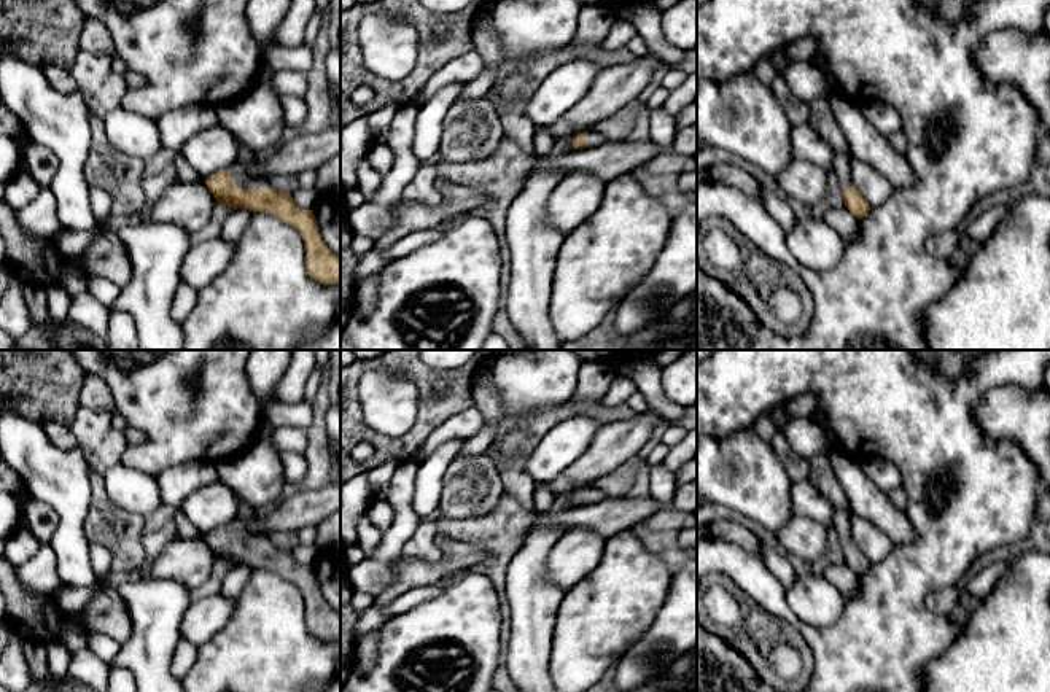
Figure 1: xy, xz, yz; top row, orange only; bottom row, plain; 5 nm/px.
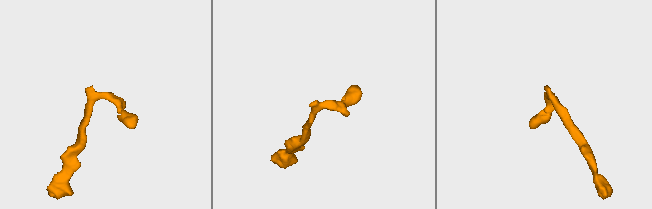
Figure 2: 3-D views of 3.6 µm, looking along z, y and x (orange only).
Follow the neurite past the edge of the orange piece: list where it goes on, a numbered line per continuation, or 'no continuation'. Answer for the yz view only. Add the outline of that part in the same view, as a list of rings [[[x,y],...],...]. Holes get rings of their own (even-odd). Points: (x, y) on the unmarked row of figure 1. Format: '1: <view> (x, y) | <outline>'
1: yz (821, 476) | [[[827,452],[818,453],[810,458],[808,480],[832,503],[835,509],[834,528],[842,546],[853,542],[850,530],[850,504],[830,468]]]

